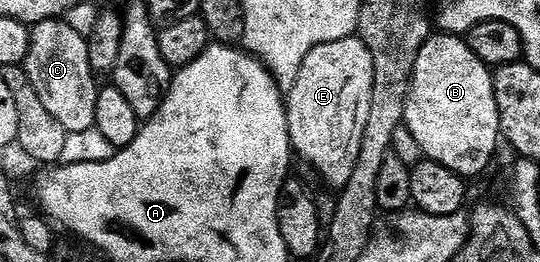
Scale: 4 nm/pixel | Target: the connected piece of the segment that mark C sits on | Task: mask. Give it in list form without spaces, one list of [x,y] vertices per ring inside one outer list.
[[[69,20],[41,21],[33,26],[24,68],[32,87],[40,95],[40,103],[48,107],[52,119],[66,133],[88,131],[96,123],[96,99],[100,88],[92,63],[88,59],[89,40],[71,27]]]

